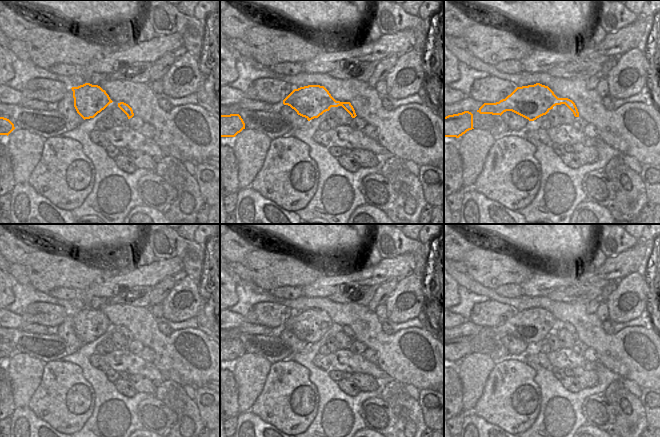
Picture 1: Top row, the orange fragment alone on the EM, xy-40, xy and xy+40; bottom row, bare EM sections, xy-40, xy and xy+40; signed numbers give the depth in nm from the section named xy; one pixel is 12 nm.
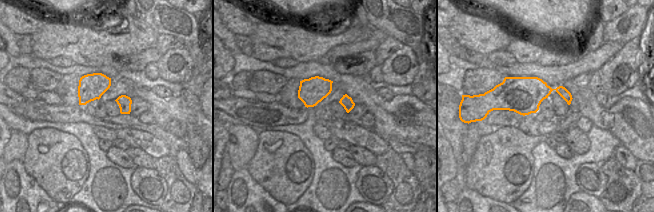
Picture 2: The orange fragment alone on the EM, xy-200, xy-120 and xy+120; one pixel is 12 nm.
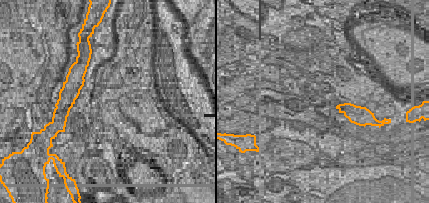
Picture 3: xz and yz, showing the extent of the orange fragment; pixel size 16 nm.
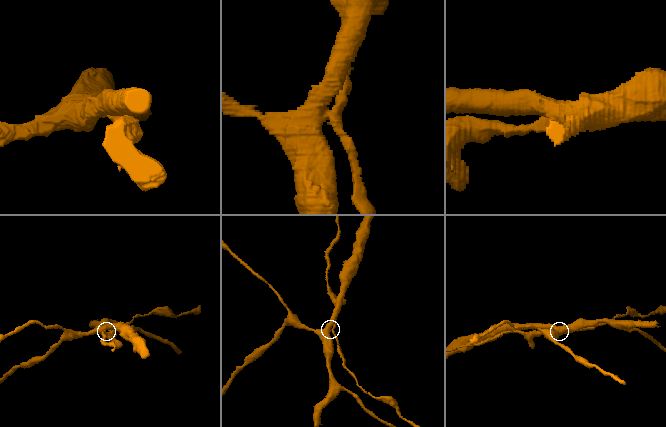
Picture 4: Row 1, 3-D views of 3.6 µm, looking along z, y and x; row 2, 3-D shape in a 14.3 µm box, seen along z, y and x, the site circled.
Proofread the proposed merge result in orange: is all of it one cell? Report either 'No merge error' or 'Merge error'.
Merge error

